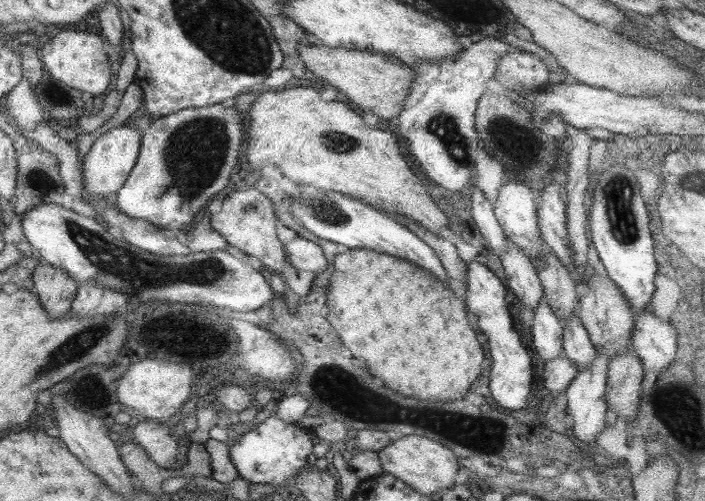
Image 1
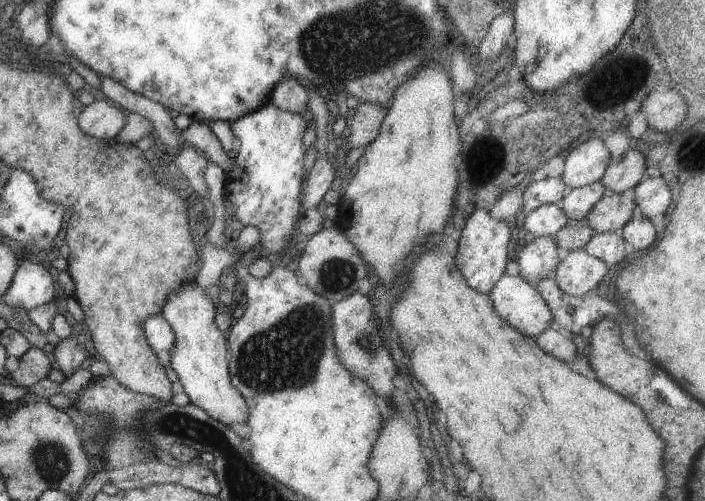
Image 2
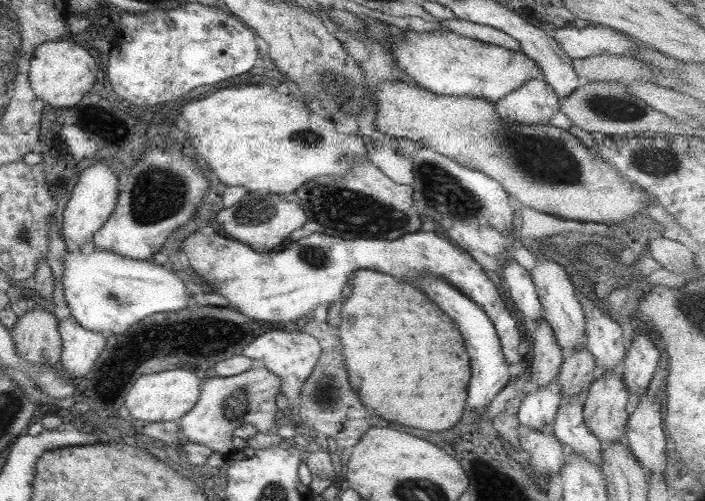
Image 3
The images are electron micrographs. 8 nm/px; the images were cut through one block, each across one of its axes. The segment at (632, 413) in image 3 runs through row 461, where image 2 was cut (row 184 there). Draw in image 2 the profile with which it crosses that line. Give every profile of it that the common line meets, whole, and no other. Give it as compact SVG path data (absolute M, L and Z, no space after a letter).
M649 173L641 182L632 188L633 202L641 214L648 219L661 214L671 204L671 194L663 179L657 174Z

